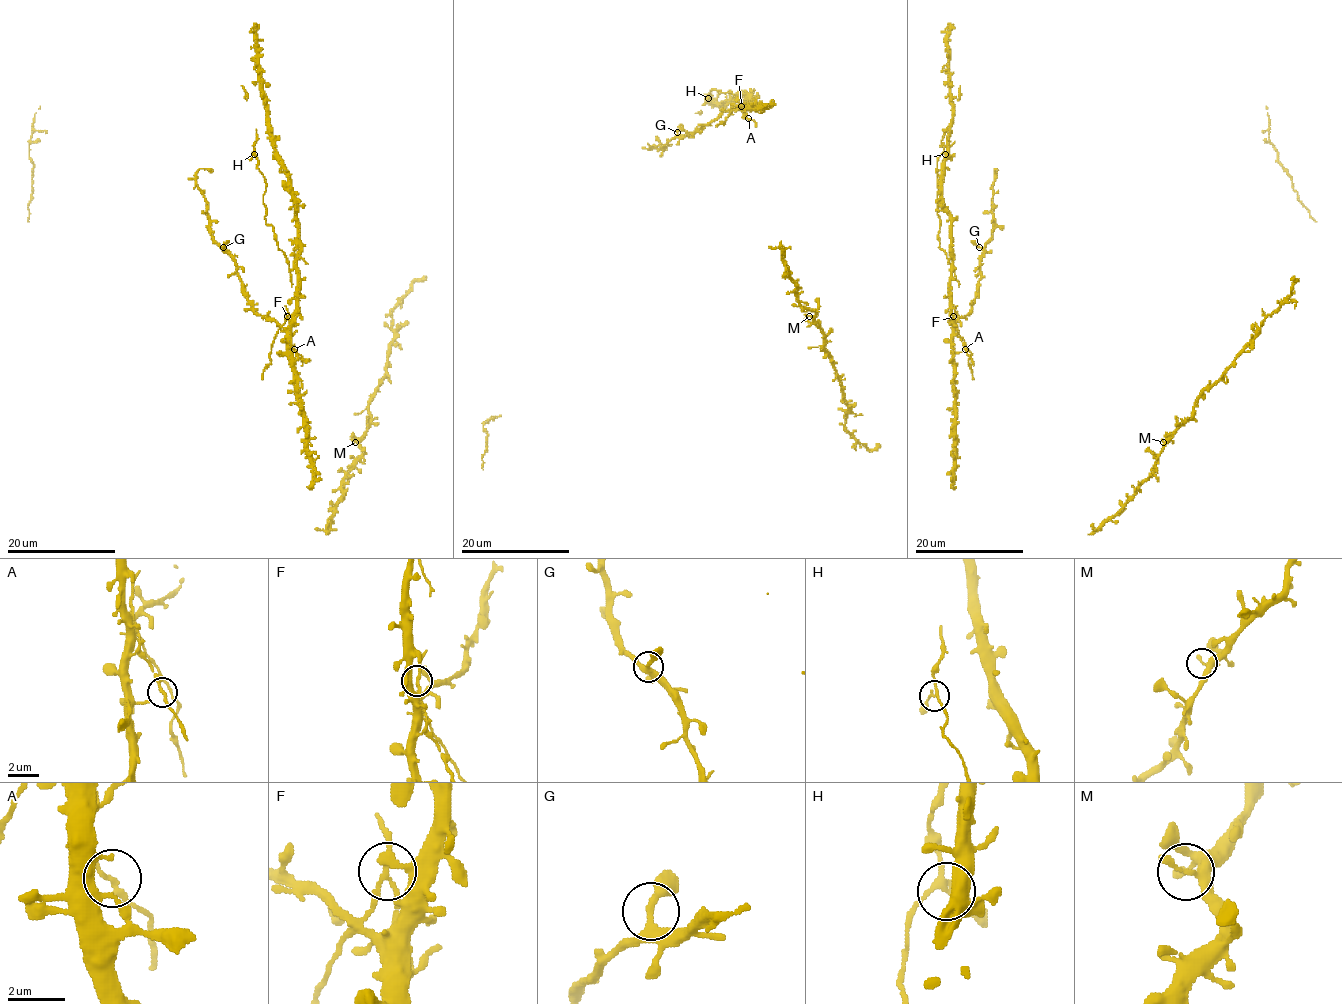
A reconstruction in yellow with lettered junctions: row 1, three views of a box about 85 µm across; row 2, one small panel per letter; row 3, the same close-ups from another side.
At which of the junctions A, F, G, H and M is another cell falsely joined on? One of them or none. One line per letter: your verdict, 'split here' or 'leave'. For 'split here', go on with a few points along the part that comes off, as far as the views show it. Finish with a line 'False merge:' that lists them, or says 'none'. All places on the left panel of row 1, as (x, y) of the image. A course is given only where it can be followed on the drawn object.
A: leave
F: split here; course (287, 317), (272, 341), (271, 363), (262, 379)
G: leave
H: leave
M: leave
False merge: F

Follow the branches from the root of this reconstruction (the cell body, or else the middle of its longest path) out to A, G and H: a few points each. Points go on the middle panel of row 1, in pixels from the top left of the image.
A: (747, 106), (744, 116), (748, 118)
G: (747, 106), (724, 110), (694, 133), (680, 136), (677, 132)
H: (747, 106), (751, 103), (743, 105), (730, 91), (711, 90), (707, 98)

